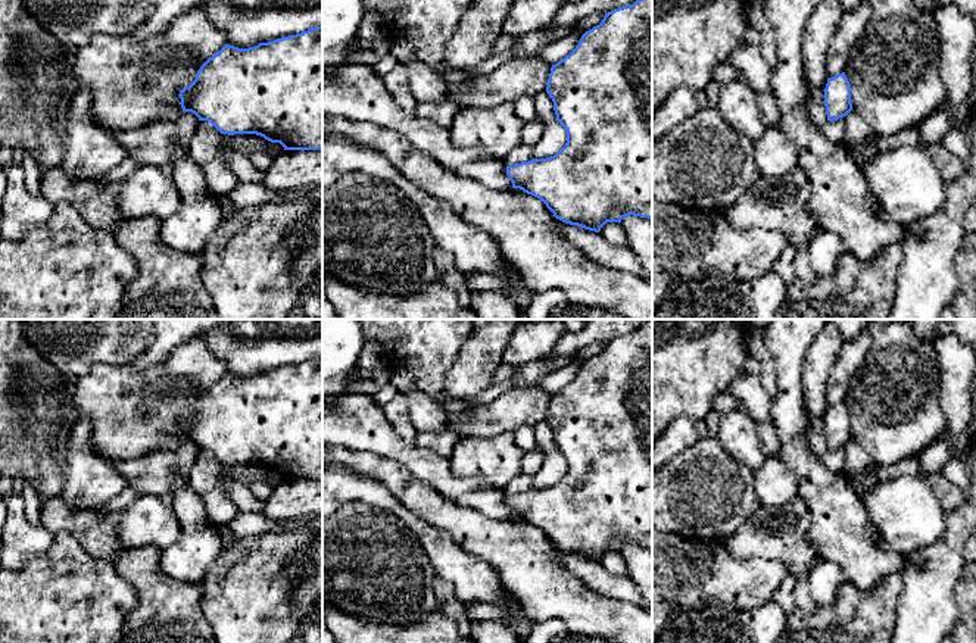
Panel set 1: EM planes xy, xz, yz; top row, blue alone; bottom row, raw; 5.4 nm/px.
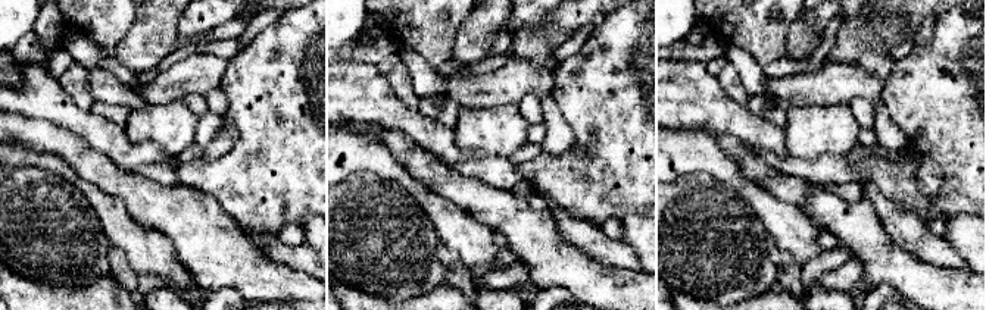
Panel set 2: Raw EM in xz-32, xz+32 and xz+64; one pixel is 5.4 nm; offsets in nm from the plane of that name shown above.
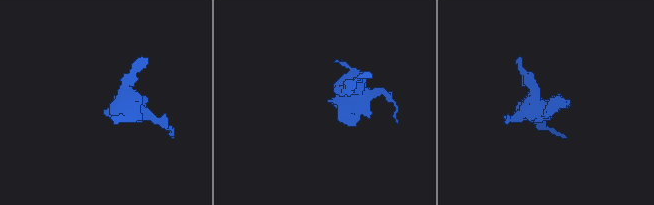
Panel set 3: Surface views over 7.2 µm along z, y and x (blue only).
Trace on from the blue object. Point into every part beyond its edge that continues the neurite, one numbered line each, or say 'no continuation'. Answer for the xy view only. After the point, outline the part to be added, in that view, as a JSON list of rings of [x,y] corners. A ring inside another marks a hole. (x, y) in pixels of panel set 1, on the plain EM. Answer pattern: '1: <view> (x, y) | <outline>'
no continuation

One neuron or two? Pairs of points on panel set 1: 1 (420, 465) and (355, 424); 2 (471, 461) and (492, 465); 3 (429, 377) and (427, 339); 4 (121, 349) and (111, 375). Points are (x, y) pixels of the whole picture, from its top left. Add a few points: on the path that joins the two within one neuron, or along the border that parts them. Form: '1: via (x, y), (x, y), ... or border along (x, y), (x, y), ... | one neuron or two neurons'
1: via (404, 452), (384, 442), (371, 430) | one neuron
2: via (476, 461), (488, 461) | one neuron
3: via (429, 368), (427, 347) | one neuron
4: border along (125, 362), (96, 364), (83, 377) | two neurons

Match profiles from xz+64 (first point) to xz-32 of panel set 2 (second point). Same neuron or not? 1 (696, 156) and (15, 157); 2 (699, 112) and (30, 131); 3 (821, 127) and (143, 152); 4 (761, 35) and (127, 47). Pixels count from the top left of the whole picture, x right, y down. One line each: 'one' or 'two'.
1: one
2: two
3: two
4: two

